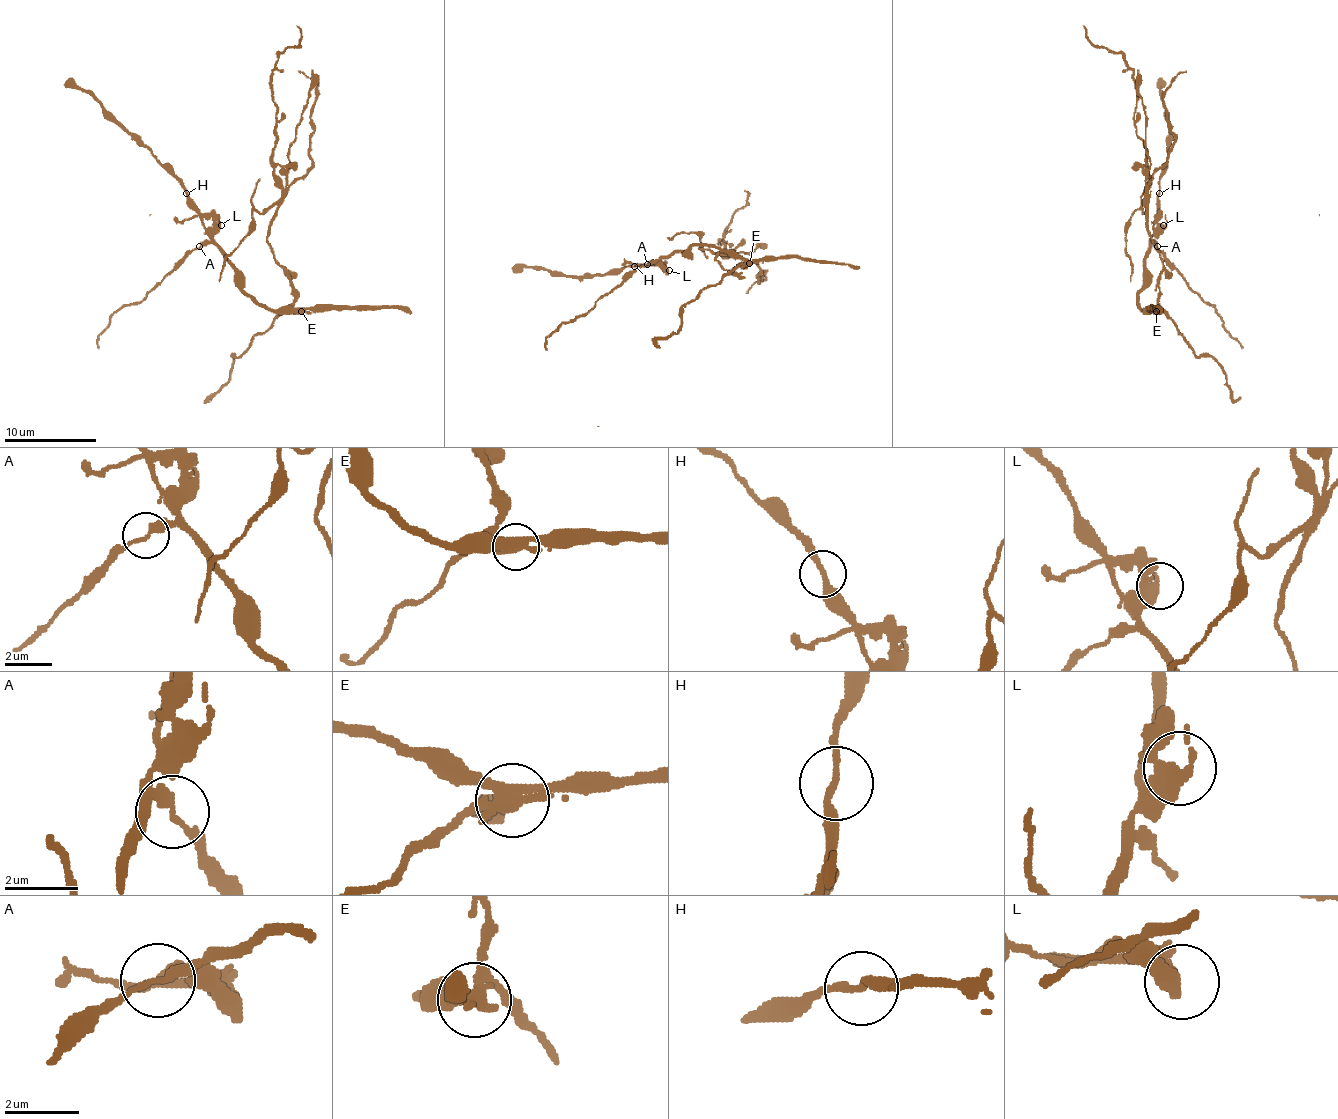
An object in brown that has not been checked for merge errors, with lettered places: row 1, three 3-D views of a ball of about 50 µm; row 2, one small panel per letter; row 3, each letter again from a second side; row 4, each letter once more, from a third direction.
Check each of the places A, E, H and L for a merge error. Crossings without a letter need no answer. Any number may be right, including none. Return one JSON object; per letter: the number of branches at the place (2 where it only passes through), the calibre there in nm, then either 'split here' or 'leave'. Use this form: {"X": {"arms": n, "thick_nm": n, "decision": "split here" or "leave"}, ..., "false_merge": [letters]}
{"A": {"arms": 2, "thick_nm": 220, "decision": "split here"}, "E": {"arms": 3, "thick_nm": 360, "decision": "split here"}, "H": {"arms": 2, "thick_nm": 200, "decision": "leave"}, "L": {"arms": 3, "thick_nm": 340, "decision": "leave"}, "false_merge": ["A", "E"]}

